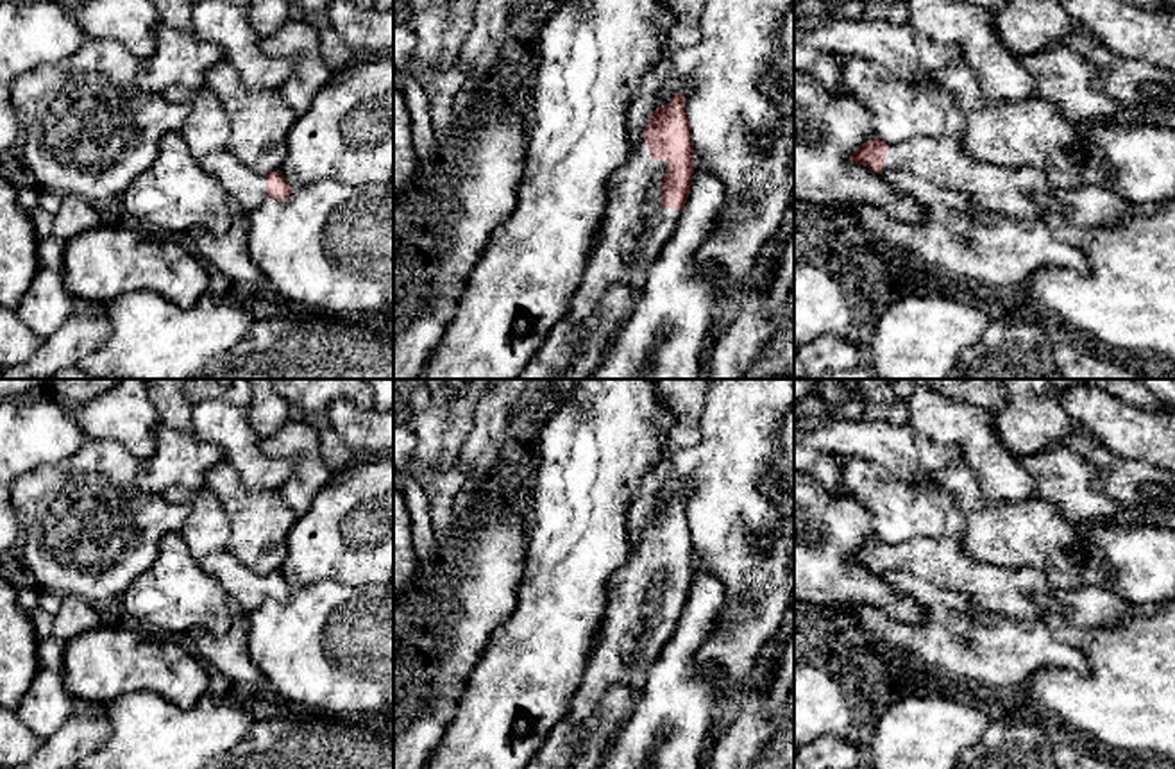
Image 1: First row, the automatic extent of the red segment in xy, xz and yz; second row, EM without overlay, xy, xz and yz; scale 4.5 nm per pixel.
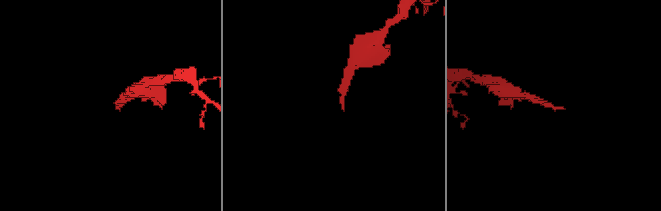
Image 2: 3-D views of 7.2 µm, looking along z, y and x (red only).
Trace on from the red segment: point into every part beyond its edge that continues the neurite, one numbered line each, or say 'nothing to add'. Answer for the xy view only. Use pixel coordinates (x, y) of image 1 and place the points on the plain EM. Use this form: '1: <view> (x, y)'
1: xy (238, 582)

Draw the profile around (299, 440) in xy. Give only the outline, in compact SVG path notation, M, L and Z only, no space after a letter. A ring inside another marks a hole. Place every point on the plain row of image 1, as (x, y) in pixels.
M309 418L290 420L277 433L261 440L261 452L293 465L293 474L279 488L281 499L295 515L306 513L333 472L322 456L322 424Z

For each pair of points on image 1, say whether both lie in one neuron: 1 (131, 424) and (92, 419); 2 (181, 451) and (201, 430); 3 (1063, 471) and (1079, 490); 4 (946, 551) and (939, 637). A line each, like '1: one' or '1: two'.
1: one
2: two
3: one
4: two

